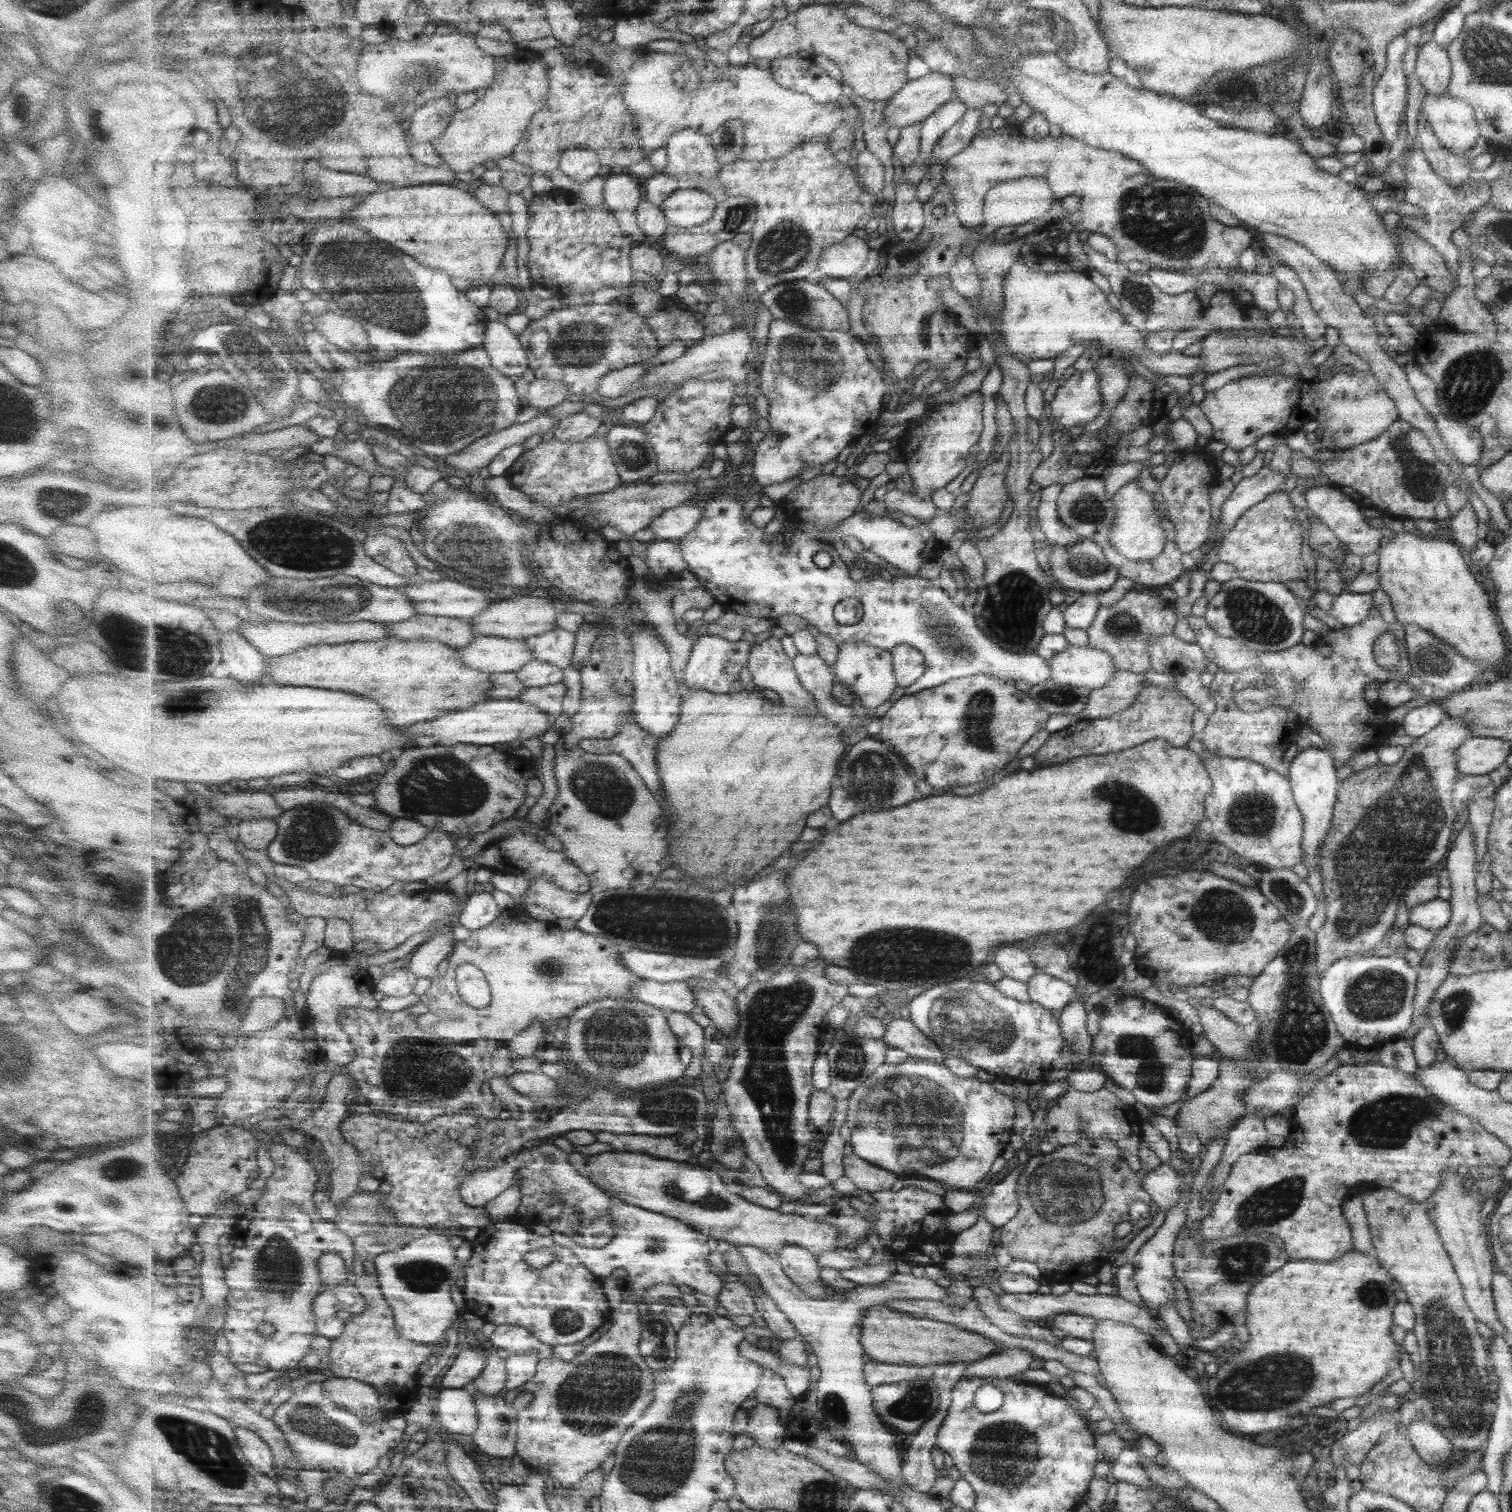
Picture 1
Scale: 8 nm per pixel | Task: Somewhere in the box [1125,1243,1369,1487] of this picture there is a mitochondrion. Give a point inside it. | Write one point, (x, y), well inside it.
(1275, 1381)

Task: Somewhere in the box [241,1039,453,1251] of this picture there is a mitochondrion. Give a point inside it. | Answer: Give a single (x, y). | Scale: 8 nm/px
(388, 1078)

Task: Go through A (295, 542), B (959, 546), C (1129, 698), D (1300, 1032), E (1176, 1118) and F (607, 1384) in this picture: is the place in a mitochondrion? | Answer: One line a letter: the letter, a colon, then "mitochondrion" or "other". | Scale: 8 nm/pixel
A: mitochondrion
B: other
C: other
D: mitochondrion
E: other
F: mitochondrion

